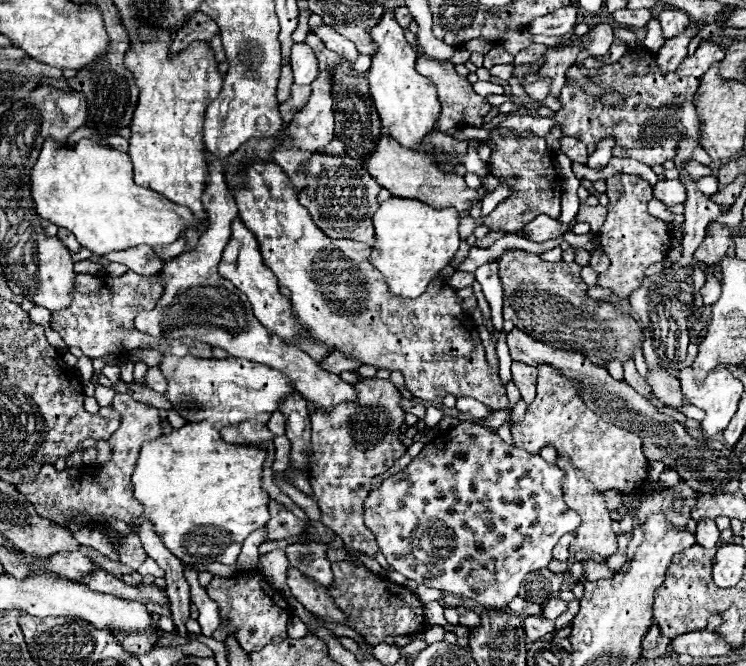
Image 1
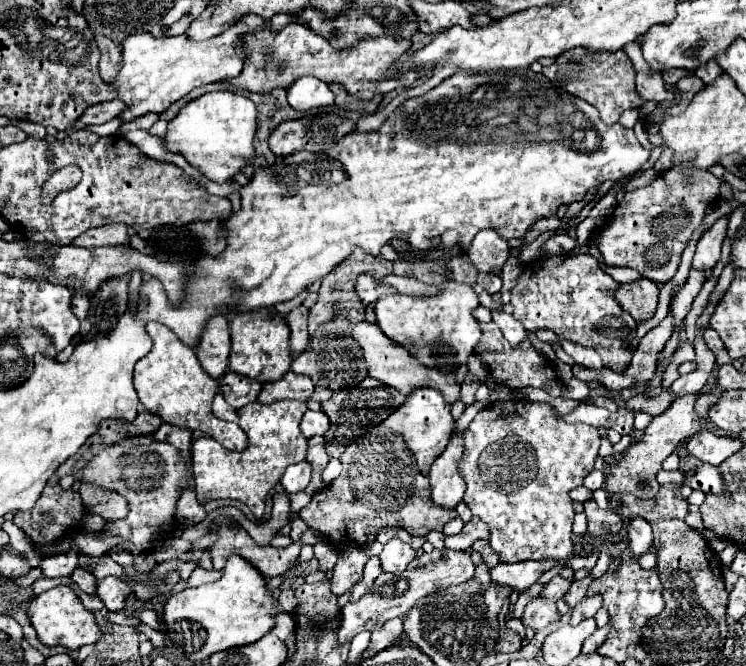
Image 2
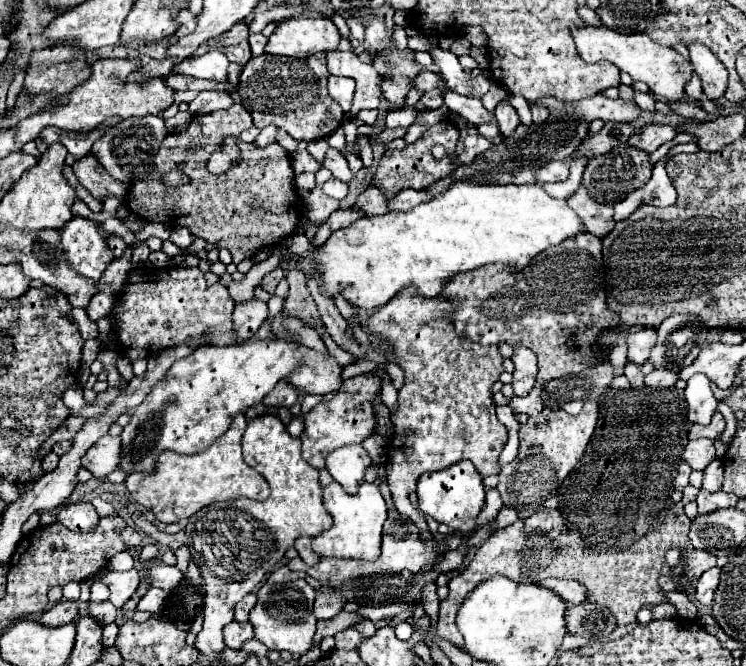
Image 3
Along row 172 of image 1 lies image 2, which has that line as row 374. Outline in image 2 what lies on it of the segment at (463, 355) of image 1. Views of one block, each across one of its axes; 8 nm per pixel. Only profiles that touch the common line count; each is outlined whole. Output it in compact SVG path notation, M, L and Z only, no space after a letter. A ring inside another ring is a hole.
M252 310L244 314L236 314L230 320L230 336L232 336L232 352L228 370L250 376L258 382L274 382L280 380L292 364L292 348L290 348L290 328L286 320L274 320L280 316L272 310Z

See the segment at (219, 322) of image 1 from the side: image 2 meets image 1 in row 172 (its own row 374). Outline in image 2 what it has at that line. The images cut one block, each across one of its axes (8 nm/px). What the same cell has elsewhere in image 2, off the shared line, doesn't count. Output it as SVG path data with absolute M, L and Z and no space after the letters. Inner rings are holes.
M214 316L206 324L206 328L202 332L202 340L196 348L196 356L202 364L202 368L214 380L220 380L226 374L228 356L230 356L230 332L228 332L226 316Z

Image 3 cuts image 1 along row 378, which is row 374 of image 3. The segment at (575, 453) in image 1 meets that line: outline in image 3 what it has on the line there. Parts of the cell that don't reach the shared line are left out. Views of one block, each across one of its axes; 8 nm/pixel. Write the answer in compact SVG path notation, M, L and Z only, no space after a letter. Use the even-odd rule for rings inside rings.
M580 232L578 236L570 238L570 240L564 240L560 246L554 246L554 248L548 248L546 252L538 254L534 258L534 262L528 264L526 270L518 270L518 272L512 272L508 266L504 264L492 264L492 266L484 266L484 268L478 268L478 270L472 270L472 272L464 272L464 274L458 274L454 276L446 286L444 286L444 292L442 296L450 298L454 304L456 304L456 310L454 310L454 326L456 326L456 332L458 336L468 336L470 340L474 342L480 342L480 344L502 344L502 342L508 342L510 346L526 346L530 348L536 356L538 356L538 366L540 366L540 374L536 378L536 386L544 386L548 384L550 380L556 380L556 378L562 378L562 376L568 376L568 374L578 374L586 368L592 368L596 364L602 364L602 362L608 362L606 356L602 356L600 352L600 342L598 342L598 336L604 332L604 330L614 330L618 328L620 320L616 316L614 310L608 308L606 304L606 290L604 290L604 262L602 262L602 240L592 236L590 232Z

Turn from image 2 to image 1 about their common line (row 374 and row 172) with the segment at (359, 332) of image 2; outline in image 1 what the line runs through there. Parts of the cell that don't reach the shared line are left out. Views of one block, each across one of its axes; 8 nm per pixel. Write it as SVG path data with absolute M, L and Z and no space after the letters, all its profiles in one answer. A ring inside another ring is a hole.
M388 136L378 140L376 150L366 158L364 168L378 180L378 184L382 188L390 190L392 196L420 200L434 208L456 208L460 212L470 212L476 204L480 204L480 200L486 194L490 194L484 184L480 184L478 188L468 188L462 176L458 176L454 172L438 170L434 156L402 148L396 140L388 138Z

